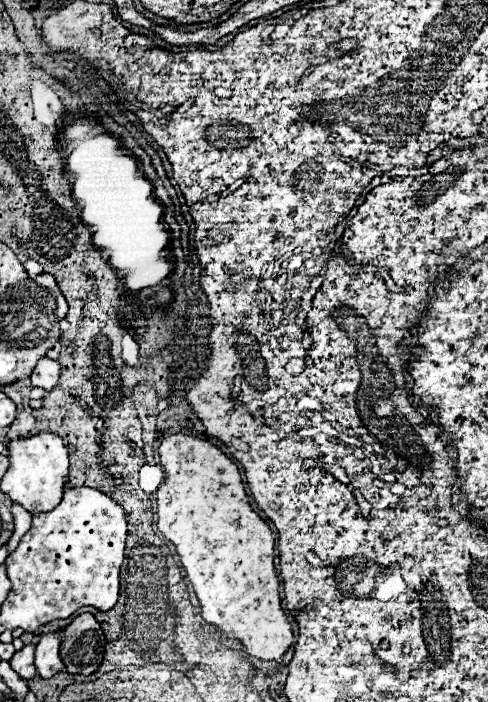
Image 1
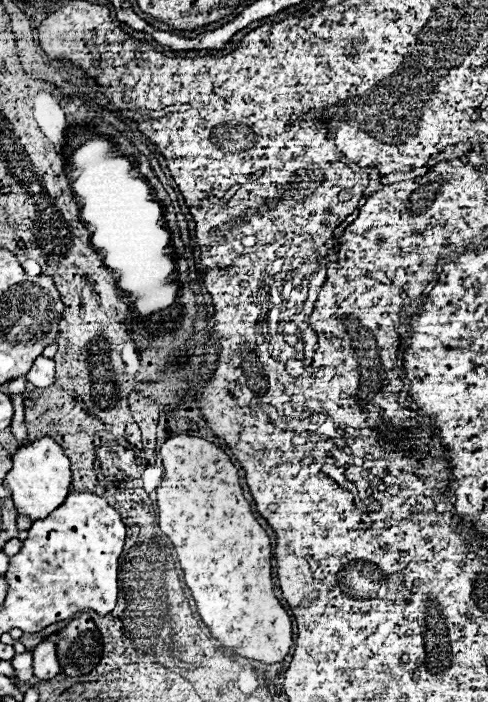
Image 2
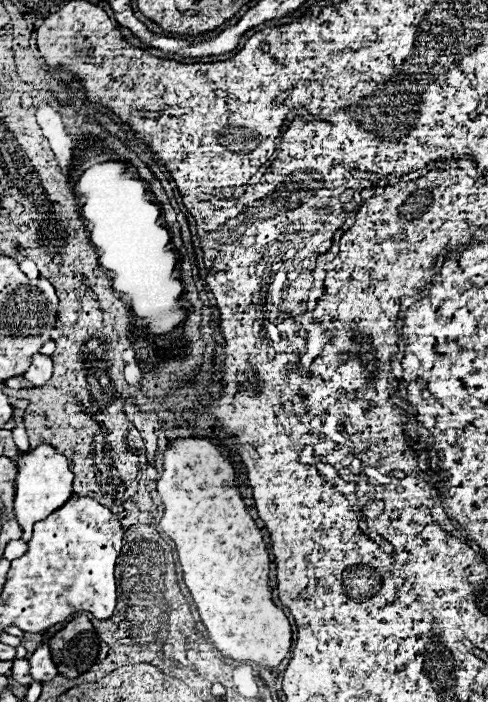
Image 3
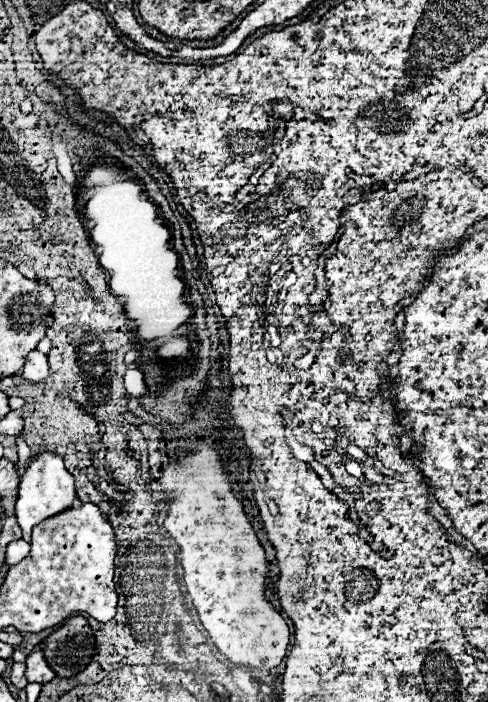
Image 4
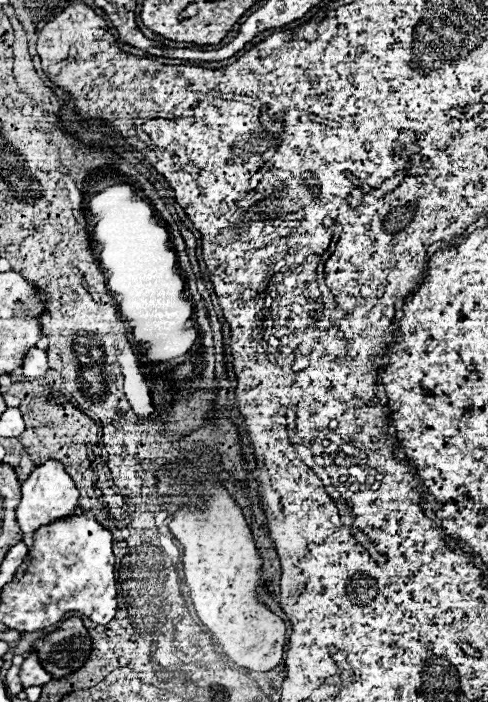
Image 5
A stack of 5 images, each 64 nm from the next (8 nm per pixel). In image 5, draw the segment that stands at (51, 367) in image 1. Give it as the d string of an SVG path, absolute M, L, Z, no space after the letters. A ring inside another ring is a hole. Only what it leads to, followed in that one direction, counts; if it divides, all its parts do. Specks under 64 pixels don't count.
M30 348L24 356L24 364L22 364L22 374L30 380L36 380L36 378L42 378L48 370L48 364L46 364L46 352L44 350L38 350L38 348Z

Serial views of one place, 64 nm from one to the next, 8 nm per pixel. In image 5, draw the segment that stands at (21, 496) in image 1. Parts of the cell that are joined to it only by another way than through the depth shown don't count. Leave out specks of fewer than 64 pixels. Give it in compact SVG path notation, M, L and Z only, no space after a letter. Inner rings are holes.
M46 460L44 464L34 466L30 476L22 482L22 500L16 508L18 524L24 532L26 546L32 548L32 536L34 536L36 528L40 528L44 524L50 524L56 518L72 516L72 512L76 512L76 506L78 506L78 490L74 486L74 480L66 474L62 462Z

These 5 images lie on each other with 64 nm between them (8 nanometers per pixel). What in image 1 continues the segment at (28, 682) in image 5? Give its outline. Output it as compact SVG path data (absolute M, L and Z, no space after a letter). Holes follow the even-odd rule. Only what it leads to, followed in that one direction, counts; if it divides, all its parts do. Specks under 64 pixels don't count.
M48 632L40 636L36 644L36 672L40 678L52 678L56 672L64 670L64 662L60 656L60 632Z

